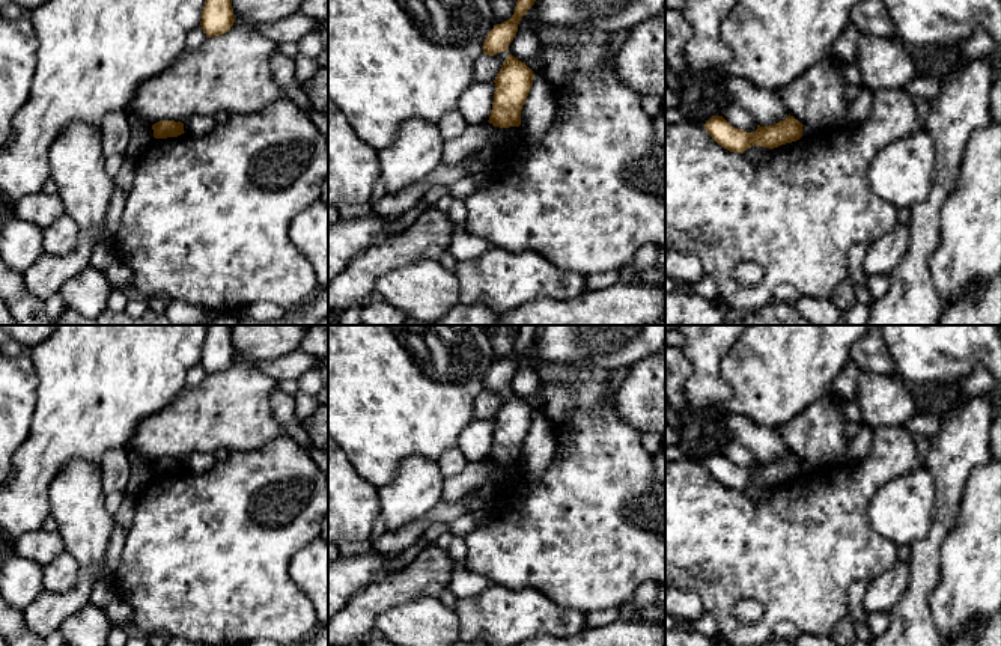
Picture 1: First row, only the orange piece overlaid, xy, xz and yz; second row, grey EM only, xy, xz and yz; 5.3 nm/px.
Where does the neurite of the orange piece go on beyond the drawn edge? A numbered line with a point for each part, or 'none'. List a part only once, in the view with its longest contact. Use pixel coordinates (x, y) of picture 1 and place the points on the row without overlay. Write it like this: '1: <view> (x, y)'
none

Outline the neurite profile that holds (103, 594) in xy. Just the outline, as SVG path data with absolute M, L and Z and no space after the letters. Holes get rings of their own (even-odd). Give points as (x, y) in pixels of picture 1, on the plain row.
M96 580L90 592L90 604L105 608L117 596L114 587L104 580Z

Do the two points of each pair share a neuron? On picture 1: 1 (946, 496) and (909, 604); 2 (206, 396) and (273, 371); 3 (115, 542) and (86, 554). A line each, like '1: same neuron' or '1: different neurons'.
1: same neuron
2: different neurons
3: different neurons

